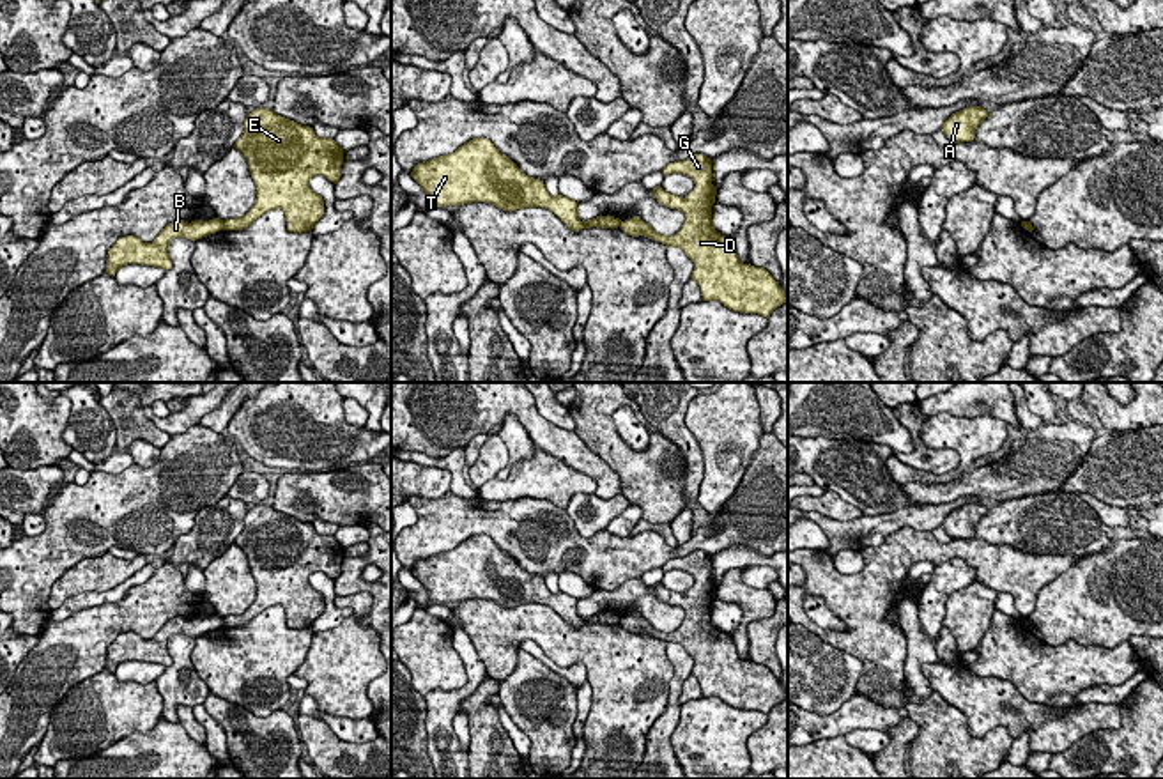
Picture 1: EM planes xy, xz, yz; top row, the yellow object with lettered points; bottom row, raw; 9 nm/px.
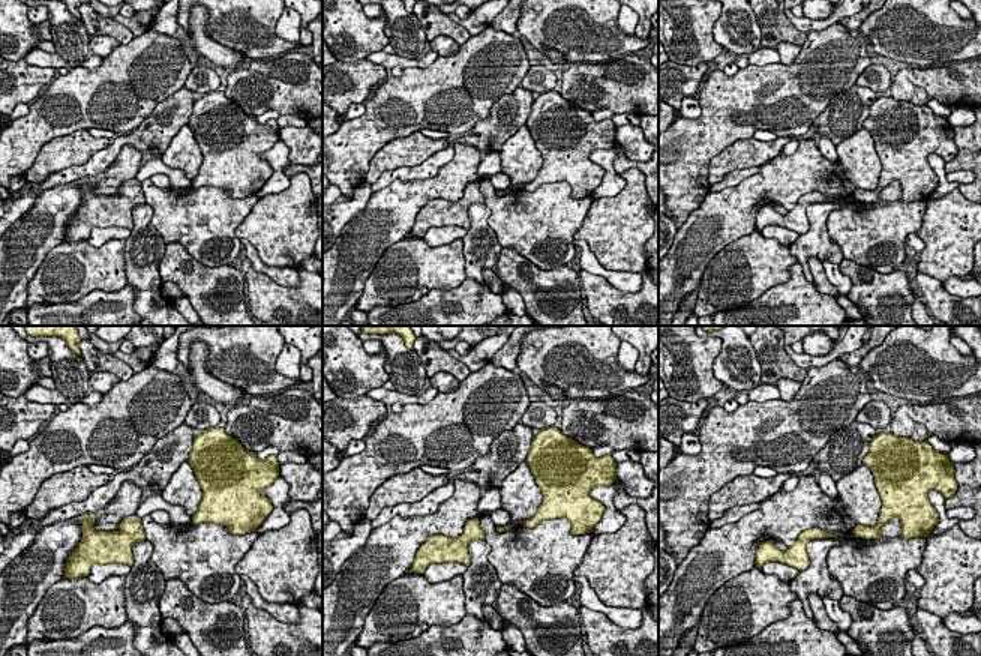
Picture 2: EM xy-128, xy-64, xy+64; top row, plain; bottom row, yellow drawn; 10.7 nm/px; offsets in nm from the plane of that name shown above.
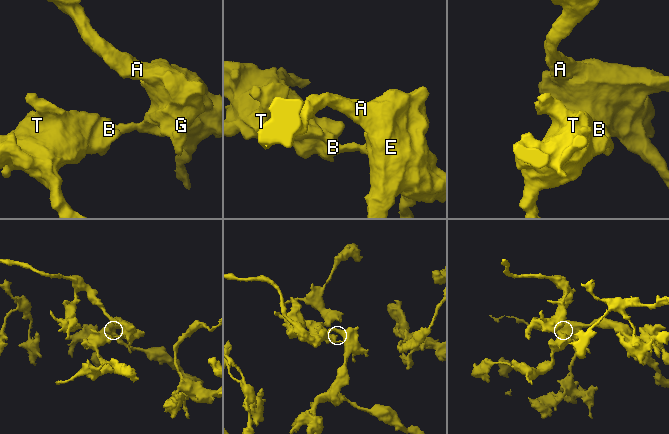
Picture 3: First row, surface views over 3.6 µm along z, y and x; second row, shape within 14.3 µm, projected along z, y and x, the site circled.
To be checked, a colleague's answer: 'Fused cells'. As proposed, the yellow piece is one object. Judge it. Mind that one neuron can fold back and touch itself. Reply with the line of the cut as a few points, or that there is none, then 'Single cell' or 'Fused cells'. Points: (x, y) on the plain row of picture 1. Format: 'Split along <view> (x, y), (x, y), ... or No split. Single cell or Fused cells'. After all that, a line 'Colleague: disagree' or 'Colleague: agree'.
Split along xy (222, 618), (223, 625). Fused cells
Colleague: agree

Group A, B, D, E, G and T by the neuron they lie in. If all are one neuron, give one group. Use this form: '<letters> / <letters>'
A D E G / B T

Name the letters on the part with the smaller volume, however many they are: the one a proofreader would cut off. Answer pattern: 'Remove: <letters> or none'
Remove: B, T

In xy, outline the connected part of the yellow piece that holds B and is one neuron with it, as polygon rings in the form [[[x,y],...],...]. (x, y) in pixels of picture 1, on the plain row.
[[[220,614],[209,618],[195,616],[191,620],[175,616],[168,620],[152,639],[142,639],[135,632],[119,634],[108,646],[104,669],[115,673],[115,669],[127,660],[152,662],[168,667],[172,666],[168,639],[173,634],[196,637],[220,627],[223,627],[223,616]]]

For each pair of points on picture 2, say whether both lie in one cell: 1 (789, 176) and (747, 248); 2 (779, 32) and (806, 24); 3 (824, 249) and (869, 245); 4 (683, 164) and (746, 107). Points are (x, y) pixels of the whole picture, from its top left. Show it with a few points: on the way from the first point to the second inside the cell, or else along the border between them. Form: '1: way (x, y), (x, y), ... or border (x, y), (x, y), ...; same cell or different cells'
1: border (755, 228), (723, 246); different cells
2: border (785, 15), (797, 29), (806, 33); different cells
3: border (828, 215), (827, 231), (845, 257); different cells
4: way (695, 147), (729, 113); same cell

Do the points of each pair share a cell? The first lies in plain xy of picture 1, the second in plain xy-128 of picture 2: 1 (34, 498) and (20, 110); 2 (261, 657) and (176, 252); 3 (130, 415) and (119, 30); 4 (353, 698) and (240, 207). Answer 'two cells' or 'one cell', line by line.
1: two cells
2: two cells
3: one cell
4: two cells

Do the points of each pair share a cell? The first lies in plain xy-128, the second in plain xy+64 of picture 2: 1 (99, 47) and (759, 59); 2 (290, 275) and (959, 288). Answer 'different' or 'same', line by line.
1: different
2: same

